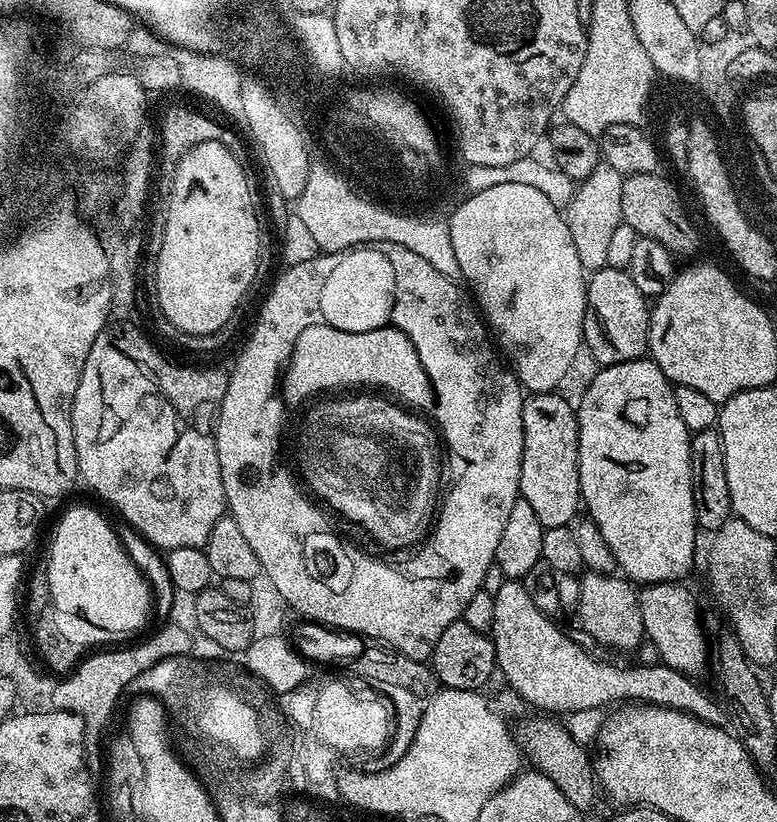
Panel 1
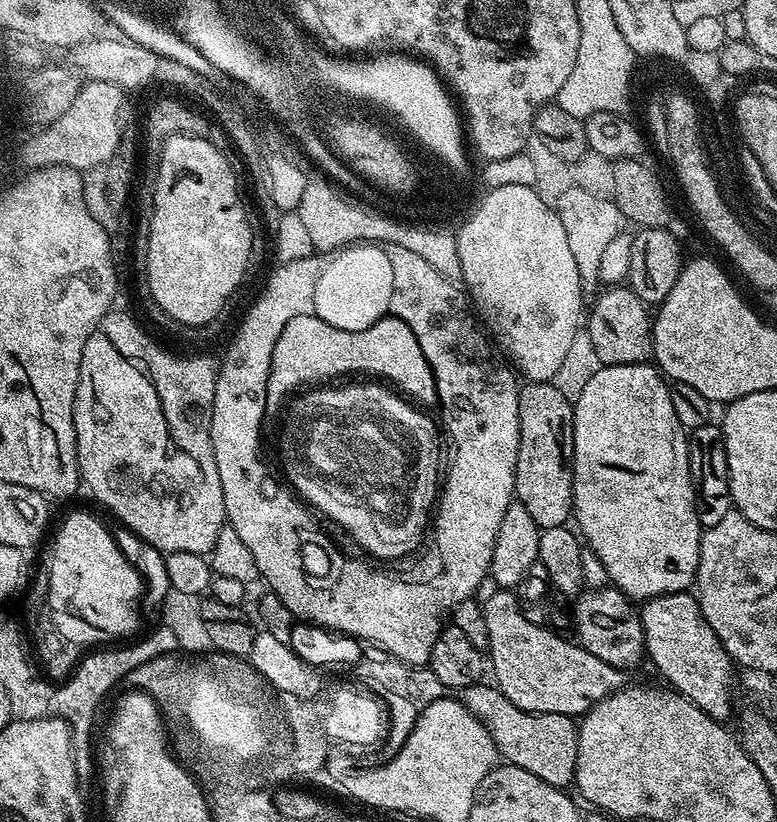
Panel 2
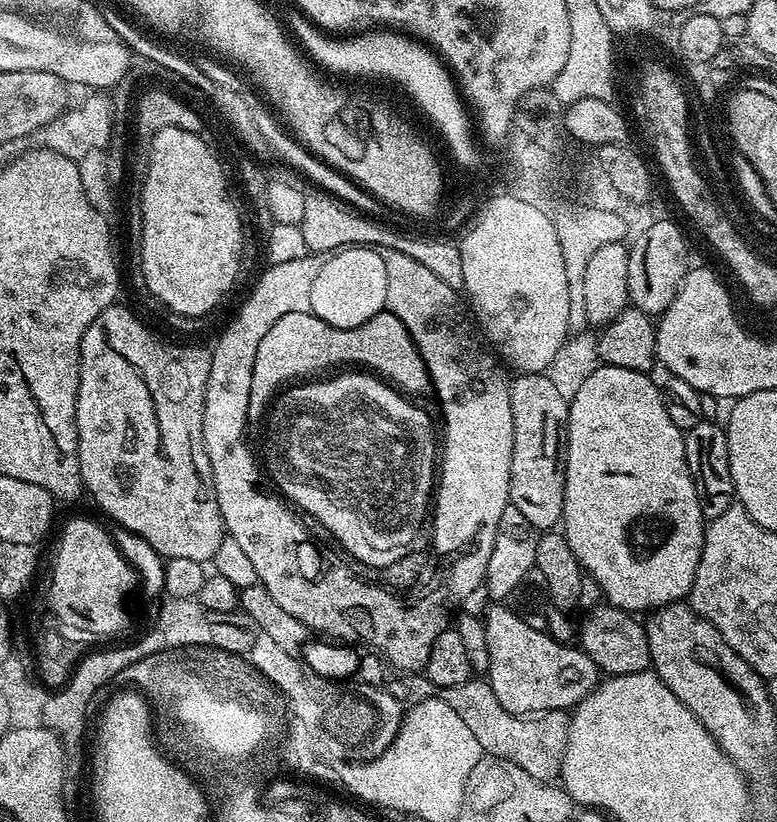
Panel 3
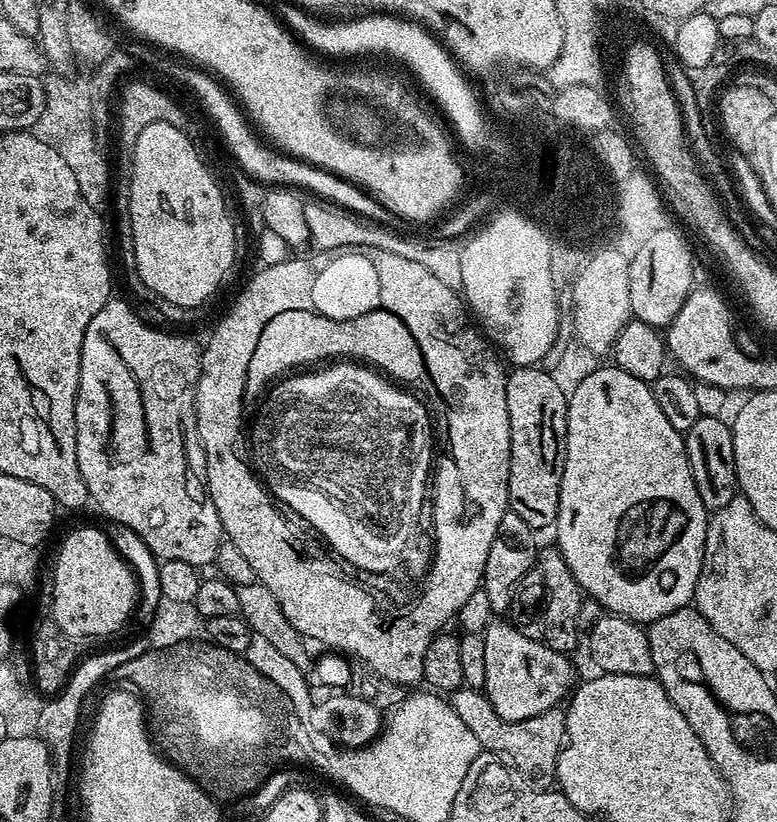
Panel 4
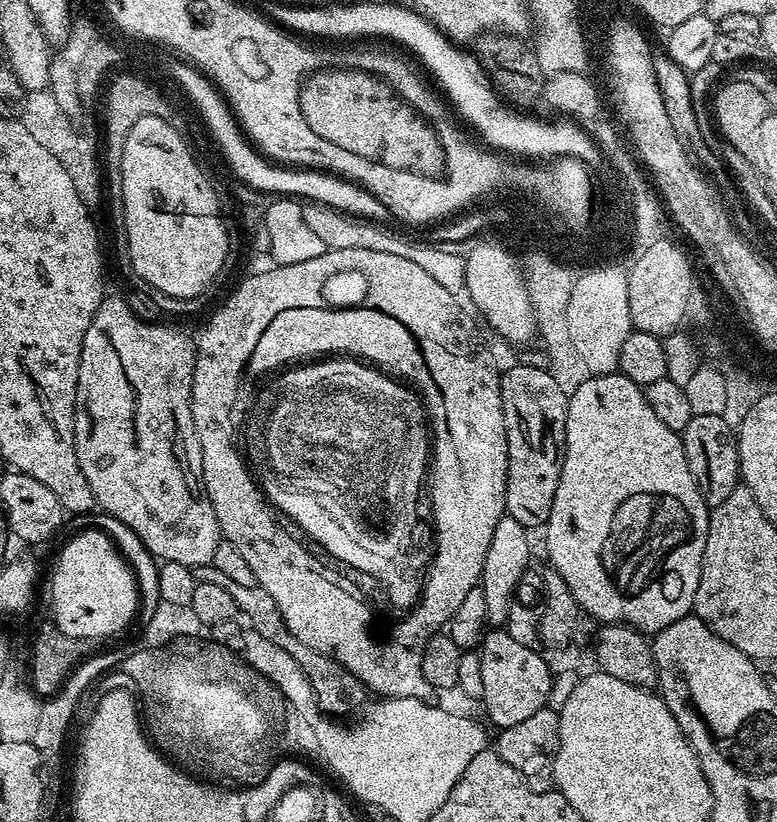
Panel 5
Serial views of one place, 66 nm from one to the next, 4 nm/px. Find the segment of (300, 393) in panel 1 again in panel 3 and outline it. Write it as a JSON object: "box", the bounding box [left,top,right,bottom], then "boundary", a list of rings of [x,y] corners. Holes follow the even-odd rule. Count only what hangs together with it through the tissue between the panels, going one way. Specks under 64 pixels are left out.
{"box":[250,310,431,420],"boundary":[[[298,310],[296,316],[288,316],[284,312],[284,320],[280,320],[276,328],[265,329],[264,336],[257,341],[257,356],[254,357],[251,371],[250,406],[254,406],[251,419],[257,420],[266,398],[280,380],[322,364],[336,368],[342,363],[354,362],[356,366],[362,363],[409,395],[431,391],[431,380],[420,351],[405,324],[396,315],[383,310],[352,329],[337,329],[325,320],[320,324],[321,320],[308,311]]]}

